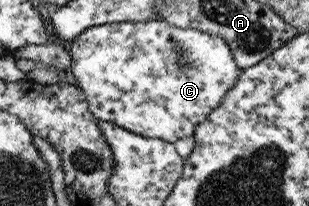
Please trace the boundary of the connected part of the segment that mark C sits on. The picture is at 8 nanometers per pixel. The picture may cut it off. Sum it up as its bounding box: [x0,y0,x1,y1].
[69,18,241,144]

